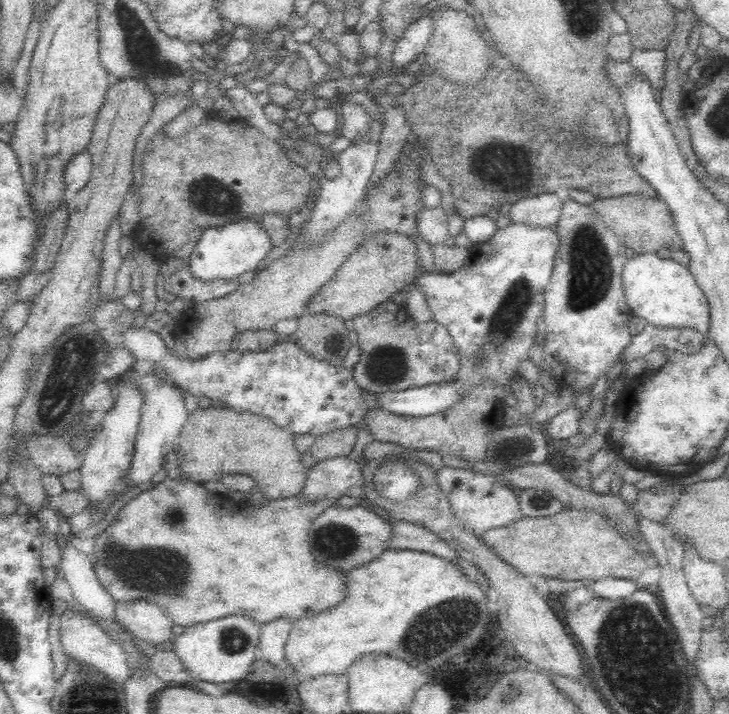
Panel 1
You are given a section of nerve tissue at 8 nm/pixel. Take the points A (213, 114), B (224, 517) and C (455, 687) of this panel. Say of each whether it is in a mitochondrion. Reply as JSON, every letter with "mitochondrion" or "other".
{"A":"other","B":"other","C":"other"}

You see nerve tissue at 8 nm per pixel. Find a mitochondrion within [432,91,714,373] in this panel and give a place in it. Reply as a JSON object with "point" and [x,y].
{"point":[590,281]}

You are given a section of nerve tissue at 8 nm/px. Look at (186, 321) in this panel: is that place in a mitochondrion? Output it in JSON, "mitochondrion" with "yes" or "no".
{"mitochondrion":"no"}

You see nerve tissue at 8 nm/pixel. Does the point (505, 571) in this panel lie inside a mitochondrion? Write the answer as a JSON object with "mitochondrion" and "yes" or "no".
{"mitochondrion":"no"}

